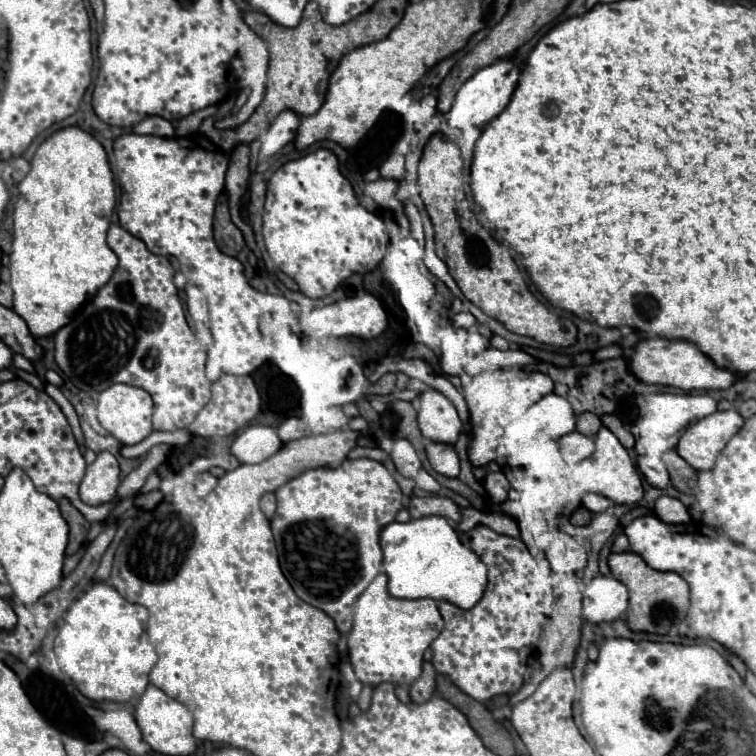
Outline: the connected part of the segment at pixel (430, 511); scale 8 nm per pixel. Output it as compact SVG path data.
M412 497L408 511L412 519L420 519L422 515L442 515L460 523L460 507L448 497Z

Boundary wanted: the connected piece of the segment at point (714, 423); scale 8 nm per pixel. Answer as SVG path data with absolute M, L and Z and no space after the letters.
M736 409L716 411L692 423L684 431L678 443L678 453L696 471L712 469L716 457L726 447L728 439L736 435L742 429L742 425L744 417Z

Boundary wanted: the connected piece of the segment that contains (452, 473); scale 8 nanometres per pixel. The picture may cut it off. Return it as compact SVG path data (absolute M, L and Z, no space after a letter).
M428 441L426 443L426 453L428 453L428 463L430 463L434 473L446 475L446 477L456 477L460 473L458 455L456 455L452 445Z

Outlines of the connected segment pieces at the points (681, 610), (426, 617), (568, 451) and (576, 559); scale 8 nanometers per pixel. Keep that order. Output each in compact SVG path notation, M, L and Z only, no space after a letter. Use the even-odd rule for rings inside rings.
M612 553L608 557L608 565L612 569L612 575L626 583L630 591L630 605L626 611L626 623L632 631L646 631L664 635L670 631L670 627L676 623L676 619L684 617L688 613L688 583L674 571L656 571L646 565L646 561L634 553Z
M378 573L374 581L366 587L366 591L356 599L354 607L354 623L352 631L348 633L348 657L354 667L356 677L364 685L380 685L380 683L394 683L394 685L412 685L420 673L422 673L422 661L424 651L430 647L434 637L440 635L444 621L438 611L438 605L434 599L396 599L386 591L386 575Z
M572 431L570 435L564 435L556 441L560 455L566 463L578 463L594 453L594 441L578 431Z
M564 531L546 533L544 555L556 573L574 573L586 567L586 549Z

